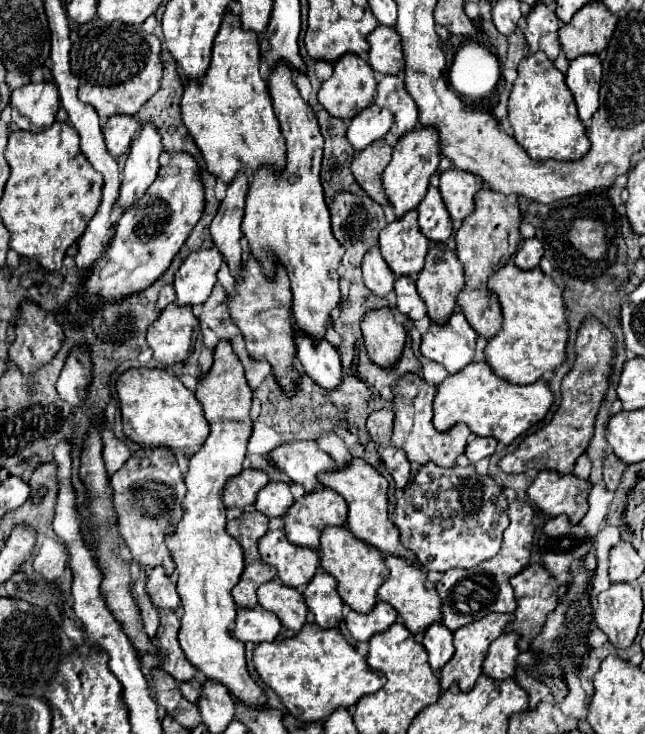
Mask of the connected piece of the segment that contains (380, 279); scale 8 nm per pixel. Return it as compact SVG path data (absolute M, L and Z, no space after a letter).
M372 246L362 260L362 274L364 274L364 284L376 294L376 296L386 296L392 286L394 286L394 272L384 264L384 258L380 256L378 246Z

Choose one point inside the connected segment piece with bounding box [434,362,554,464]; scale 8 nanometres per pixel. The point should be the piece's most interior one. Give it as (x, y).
(490, 406)

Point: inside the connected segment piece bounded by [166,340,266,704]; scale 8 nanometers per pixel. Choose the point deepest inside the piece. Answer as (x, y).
(208, 560)

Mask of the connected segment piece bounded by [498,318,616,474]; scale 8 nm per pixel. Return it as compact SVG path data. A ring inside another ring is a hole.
M586 318L576 338L576 360L572 370L562 380L562 406L554 414L554 420L542 426L538 432L526 436L520 446L500 460L500 470L506 474L520 474L528 470L554 470L560 474L572 474L576 458L586 450L594 420L608 388L610 364L614 358L614 336L596 318Z

